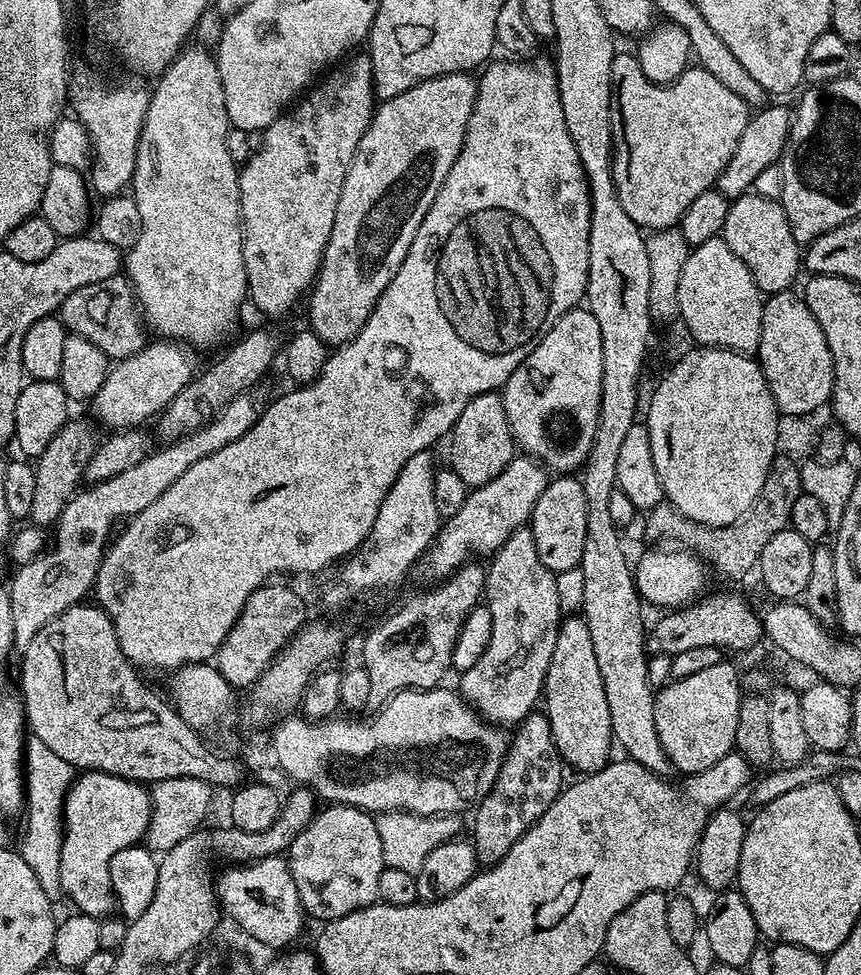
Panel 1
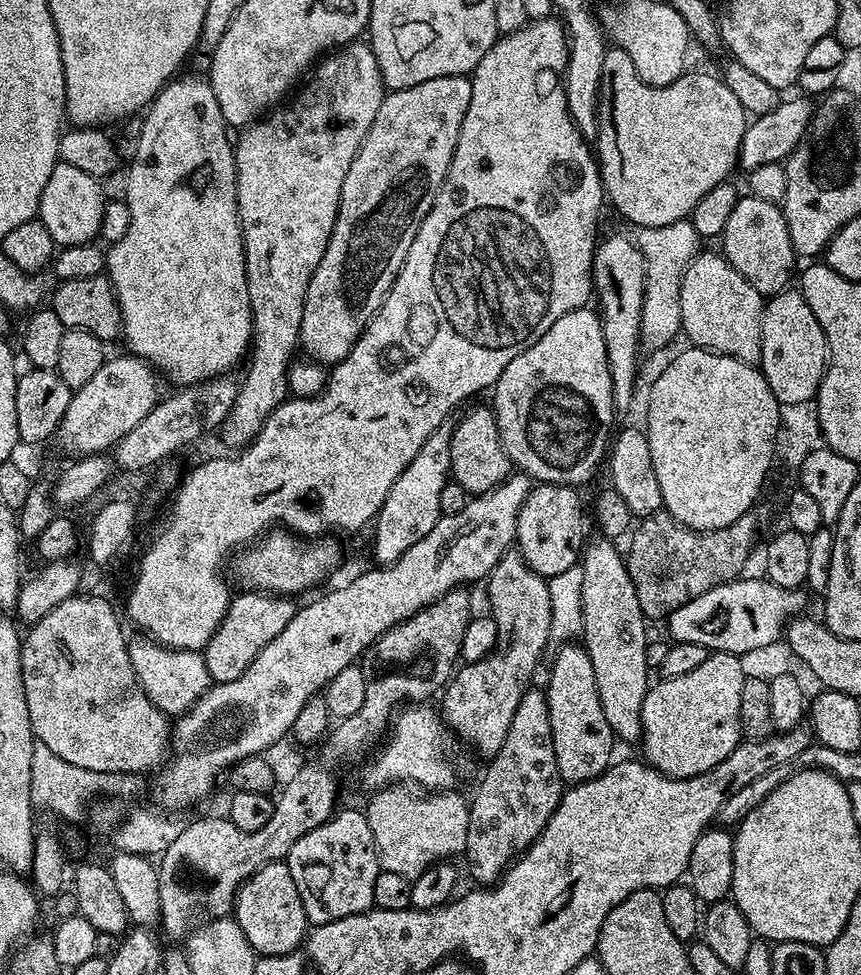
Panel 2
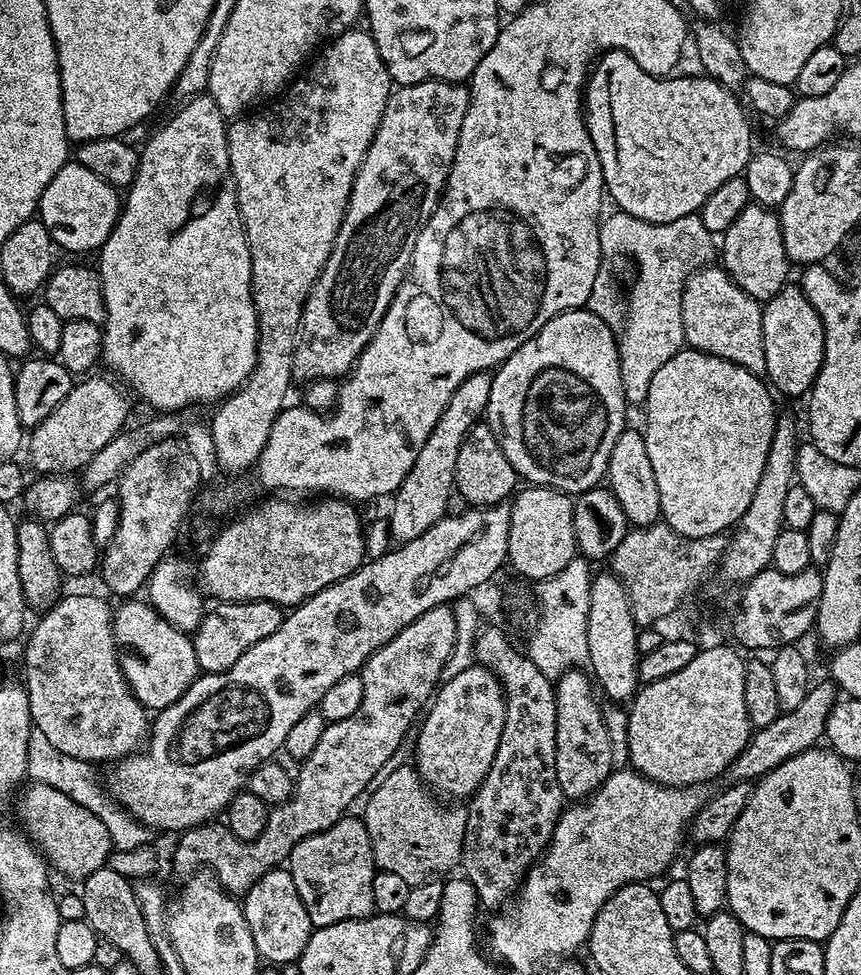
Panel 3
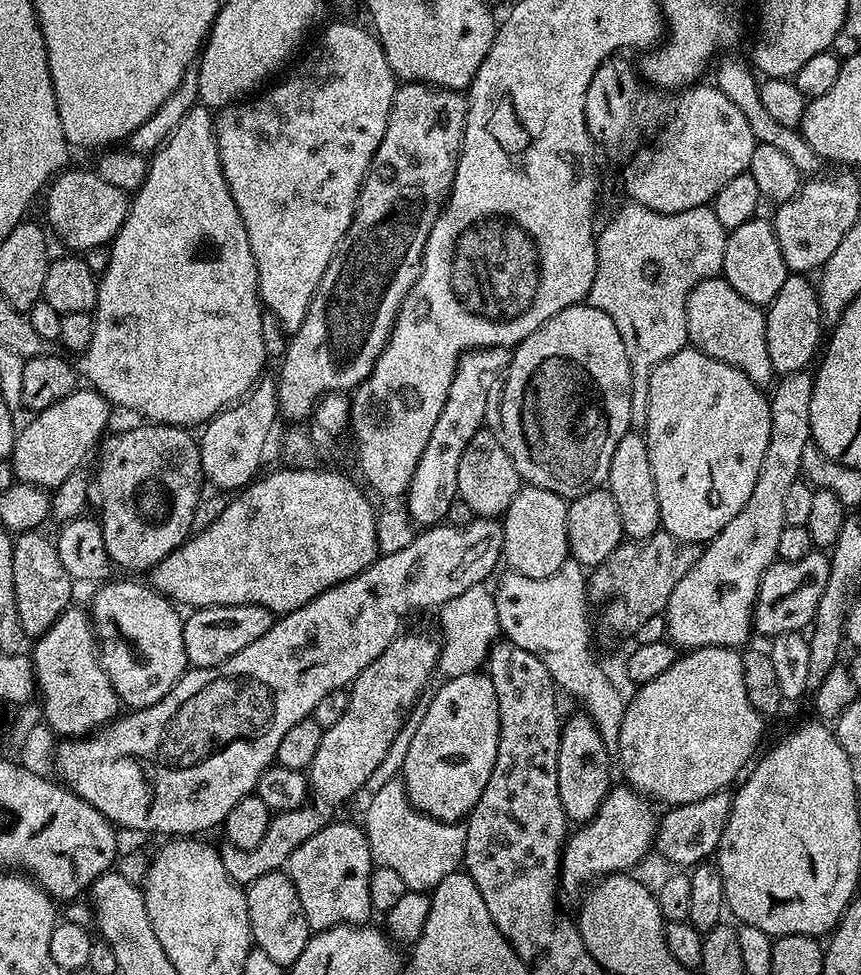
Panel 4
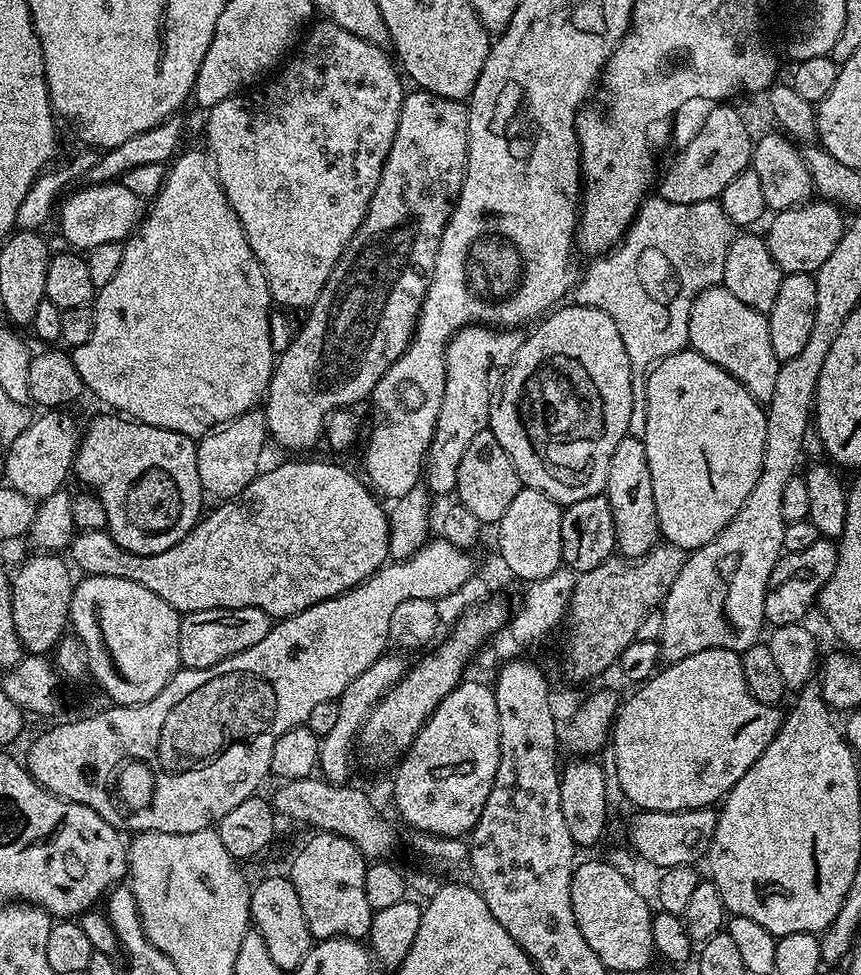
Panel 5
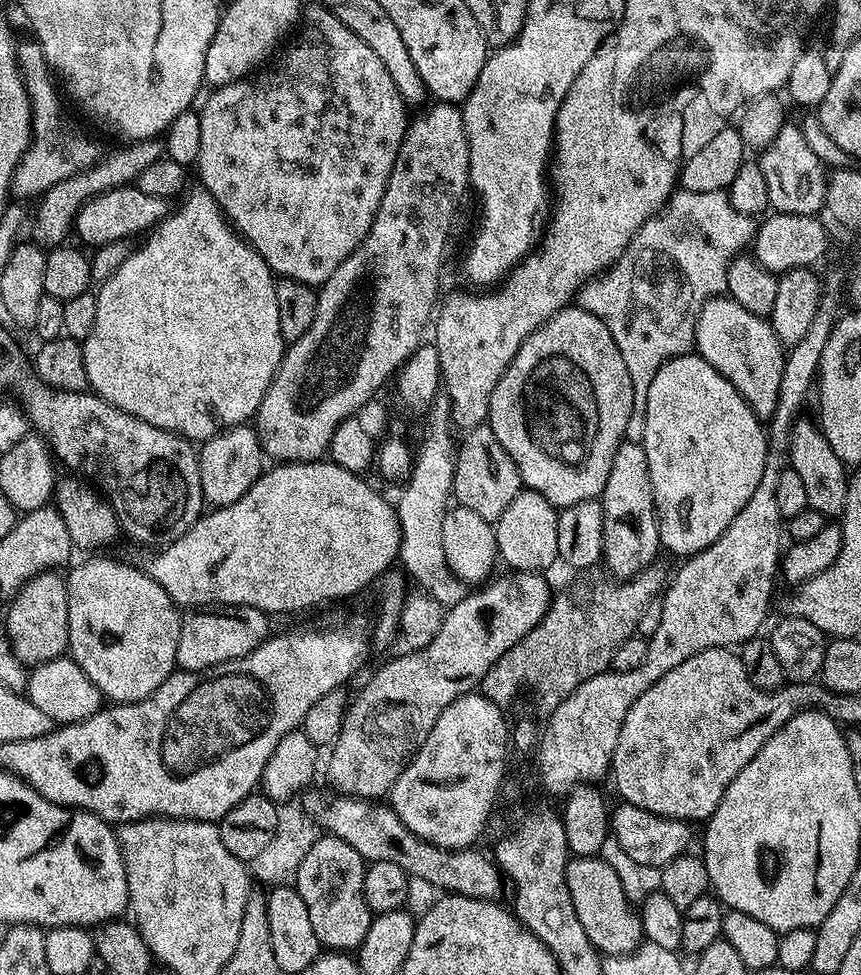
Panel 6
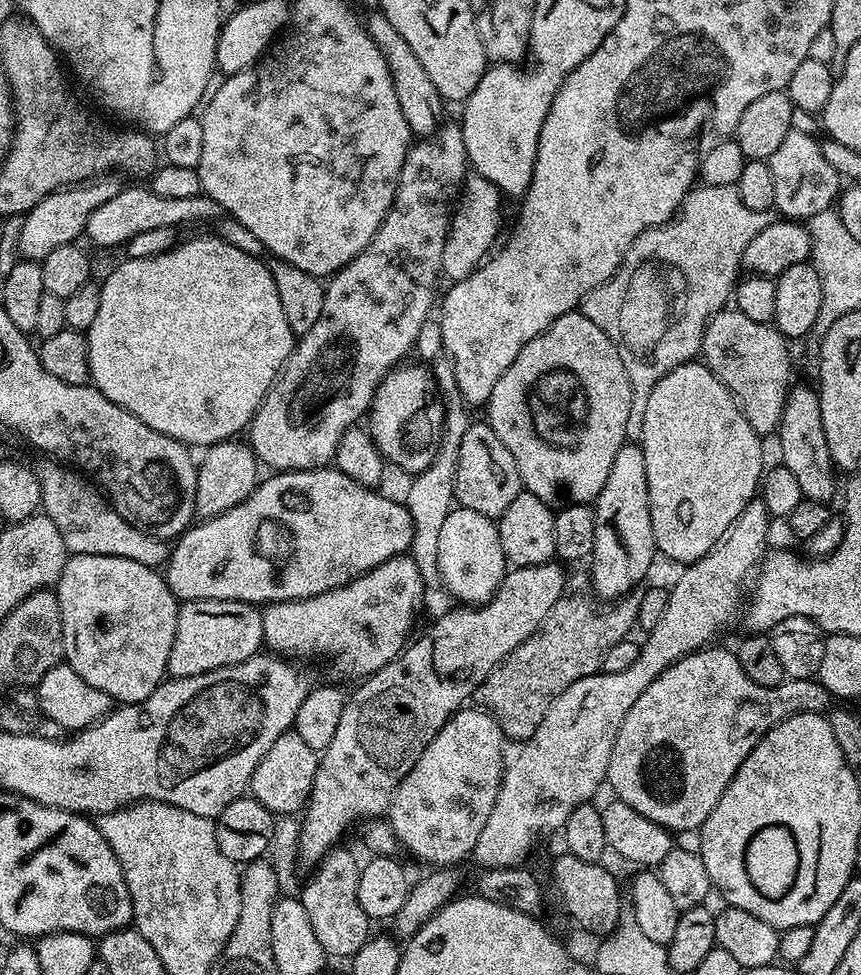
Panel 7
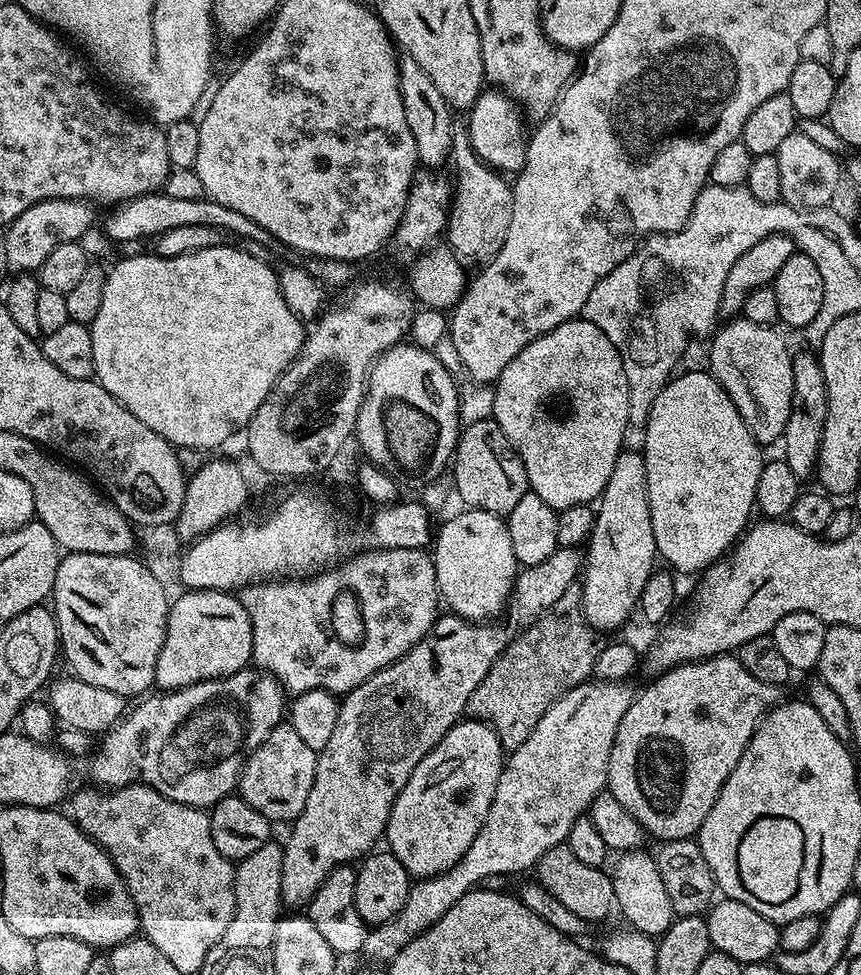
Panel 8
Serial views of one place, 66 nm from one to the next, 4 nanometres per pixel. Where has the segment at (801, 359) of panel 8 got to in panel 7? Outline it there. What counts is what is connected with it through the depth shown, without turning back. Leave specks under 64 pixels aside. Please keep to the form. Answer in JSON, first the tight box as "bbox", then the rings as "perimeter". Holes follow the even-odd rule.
{"bbox":[779,382,838,504],"perimeter":[[[796,382],[789,387],[786,406],[782,410],[782,418],[780,419],[779,436],[779,463],[784,464],[786,470],[790,470],[790,474],[794,474],[794,478],[798,478],[798,487],[802,489],[805,500],[828,504],[832,502],[835,496],[837,499],[838,484],[836,488],[836,475],[838,475],[838,469],[830,458],[830,446],[826,446],[826,426],[822,426],[822,402],[820,401],[819,391],[813,385],[811,388],[808,384],[799,384],[799,382]]]}

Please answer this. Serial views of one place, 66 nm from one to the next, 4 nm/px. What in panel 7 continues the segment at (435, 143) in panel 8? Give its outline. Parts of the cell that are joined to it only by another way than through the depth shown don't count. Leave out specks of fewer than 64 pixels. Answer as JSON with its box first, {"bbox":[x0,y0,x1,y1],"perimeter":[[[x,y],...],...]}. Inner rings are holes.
{"bbox":[366,10,446,138],"perimeter":[[[373,10],[369,16],[366,16],[366,27],[370,38],[374,38],[378,50],[382,50],[382,58],[386,58],[386,66],[394,82],[394,94],[398,94],[398,106],[402,106],[402,114],[410,126],[413,137],[427,138],[436,135],[436,129],[442,123],[440,115],[446,107],[445,101],[438,94],[438,86],[430,82],[430,74],[426,74],[422,62],[418,62],[414,50],[406,46],[406,38],[398,34],[397,28],[392,25],[390,18],[384,16],[383,12]]]}

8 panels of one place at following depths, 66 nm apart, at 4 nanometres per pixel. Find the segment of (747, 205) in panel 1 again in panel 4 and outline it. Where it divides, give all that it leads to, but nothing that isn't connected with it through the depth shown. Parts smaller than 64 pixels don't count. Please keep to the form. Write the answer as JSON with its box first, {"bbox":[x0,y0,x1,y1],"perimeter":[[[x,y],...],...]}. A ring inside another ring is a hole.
{"bbox":[722,218,789,306],"perimeter":[[[757,218],[728,232],[722,279],[734,286],[734,290],[738,290],[738,294],[742,294],[746,302],[767,306],[774,294],[778,294],[778,289],[781,288],[782,282],[786,282],[789,274],[771,219]]]}

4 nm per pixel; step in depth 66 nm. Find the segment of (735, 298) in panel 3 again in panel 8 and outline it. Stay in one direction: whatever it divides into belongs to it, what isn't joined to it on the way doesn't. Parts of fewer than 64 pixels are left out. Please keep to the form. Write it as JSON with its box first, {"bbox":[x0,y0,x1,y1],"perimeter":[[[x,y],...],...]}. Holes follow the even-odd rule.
{"bbox":[707,318,794,446],"perimeter":[[[732,318],[725,324],[728,324],[725,328],[717,327],[711,337],[707,367],[726,394],[730,394],[730,402],[742,414],[742,422],[746,422],[756,441],[761,446],[775,440],[777,443],[786,430],[794,398],[793,349],[788,349],[782,333],[767,324],[755,324],[743,318]]]}

